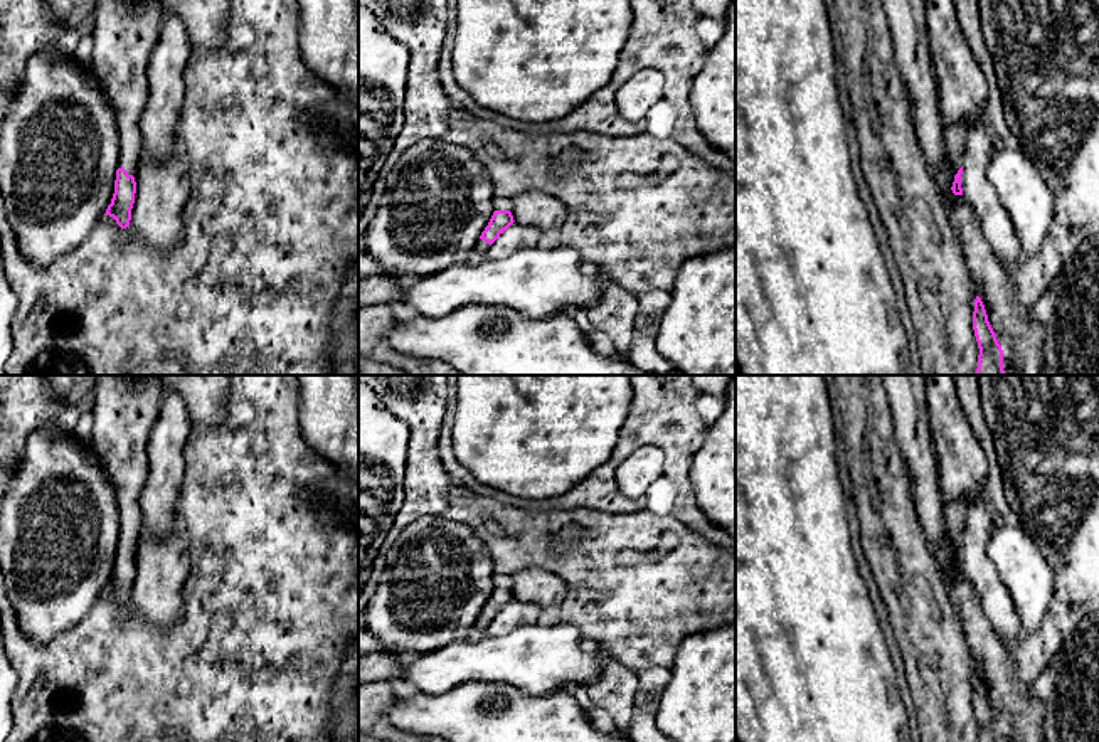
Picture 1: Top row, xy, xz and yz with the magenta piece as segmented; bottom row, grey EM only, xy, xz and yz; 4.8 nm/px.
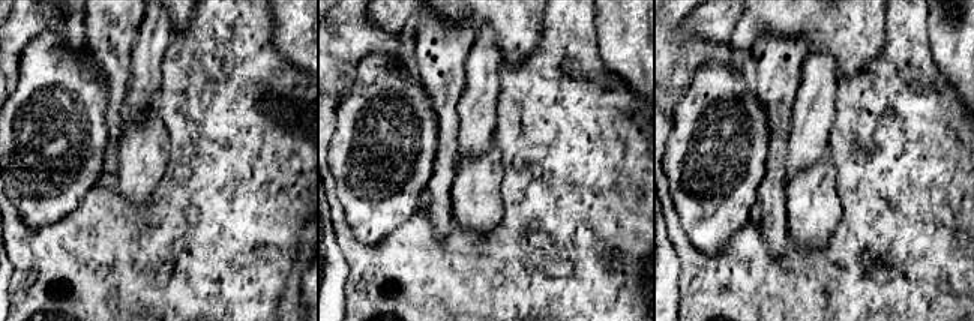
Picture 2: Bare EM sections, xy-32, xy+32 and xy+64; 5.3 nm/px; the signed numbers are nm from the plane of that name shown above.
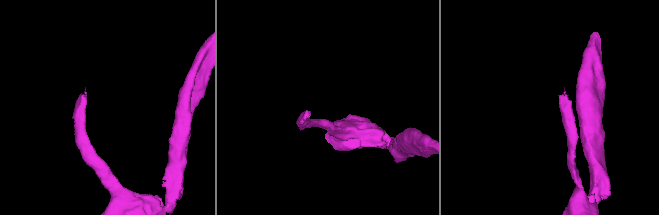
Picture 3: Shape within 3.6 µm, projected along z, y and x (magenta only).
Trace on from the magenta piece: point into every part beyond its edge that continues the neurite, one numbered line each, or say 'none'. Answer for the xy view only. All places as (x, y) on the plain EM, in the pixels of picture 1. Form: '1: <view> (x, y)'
1: xy (125, 413)

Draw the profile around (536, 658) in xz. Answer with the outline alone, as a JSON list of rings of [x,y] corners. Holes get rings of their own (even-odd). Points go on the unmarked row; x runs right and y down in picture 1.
[[[571,624],[515,628],[502,636],[483,634],[480,641],[453,641],[441,649],[412,655],[396,680],[411,683],[416,693],[439,695],[471,681],[507,683],[527,693],[564,690],[569,685],[589,685],[601,675],[604,651],[586,641]]]

